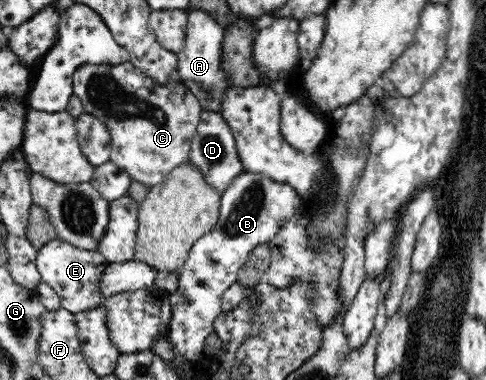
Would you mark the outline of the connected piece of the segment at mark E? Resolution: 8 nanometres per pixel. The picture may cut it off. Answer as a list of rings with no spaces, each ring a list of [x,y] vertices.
[[[58,238],[44,245],[36,256],[36,266],[42,281],[56,291],[56,295],[60,296],[61,307],[72,314],[103,305],[106,297],[98,292],[98,283],[108,265],[106,258],[97,250],[84,250]]]

